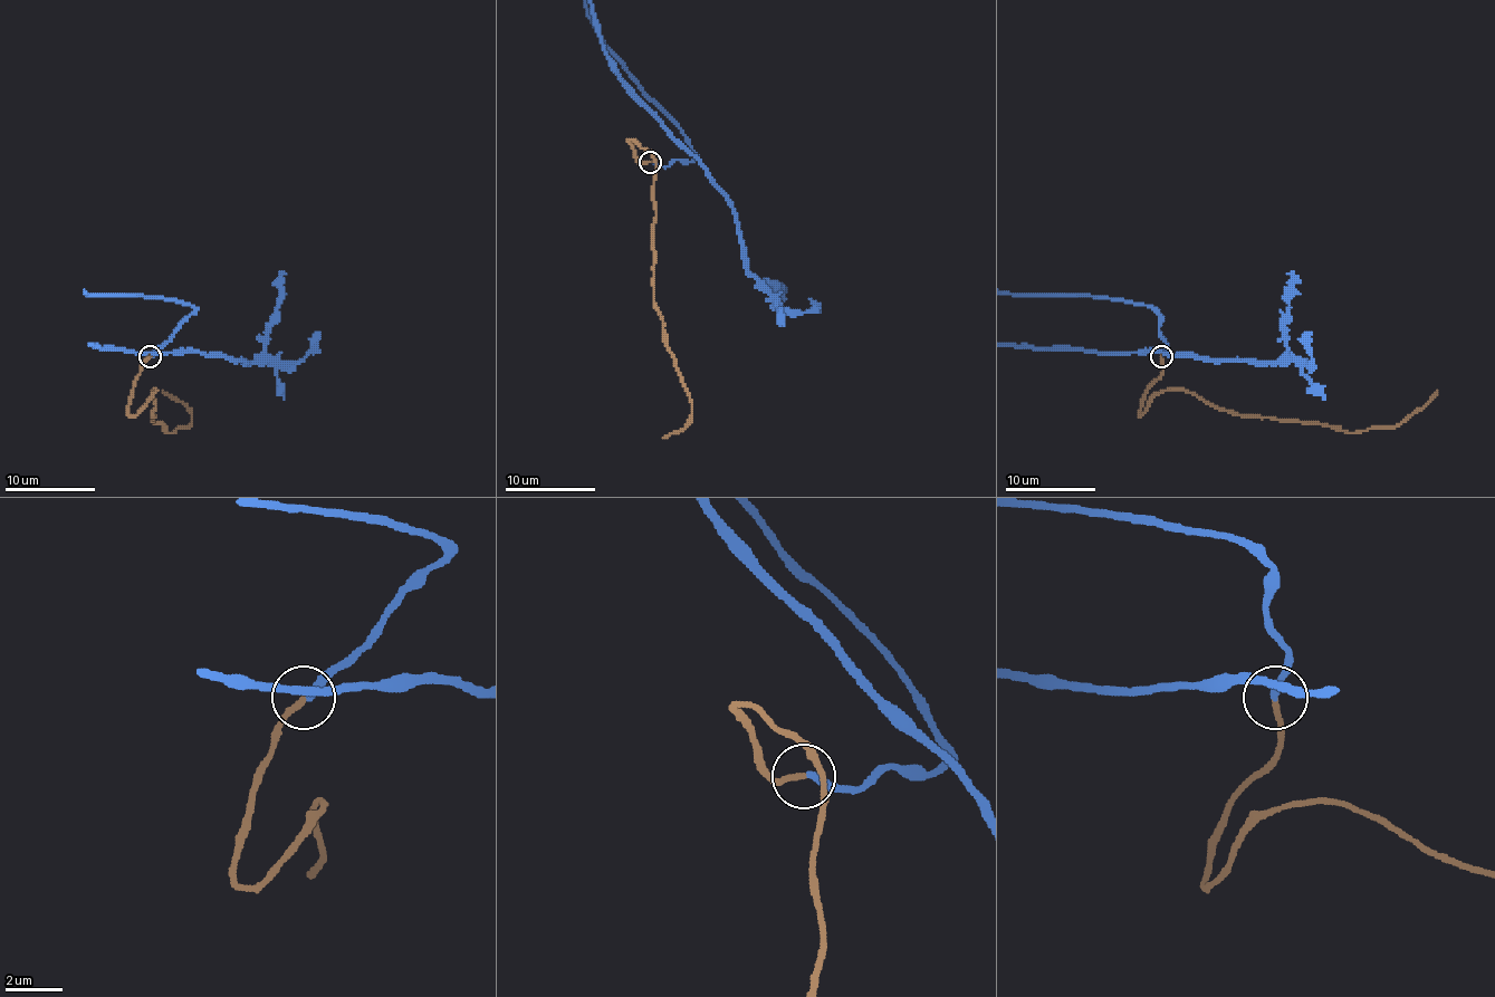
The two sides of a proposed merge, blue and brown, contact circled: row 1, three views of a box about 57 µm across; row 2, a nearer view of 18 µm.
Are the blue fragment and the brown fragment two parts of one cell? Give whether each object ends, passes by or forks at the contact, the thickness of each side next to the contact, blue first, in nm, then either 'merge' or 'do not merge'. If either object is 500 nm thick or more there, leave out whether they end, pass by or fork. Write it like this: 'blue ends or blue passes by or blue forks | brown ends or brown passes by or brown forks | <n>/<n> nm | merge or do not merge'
blue ends | brown ends | 280/200 nm | merge

